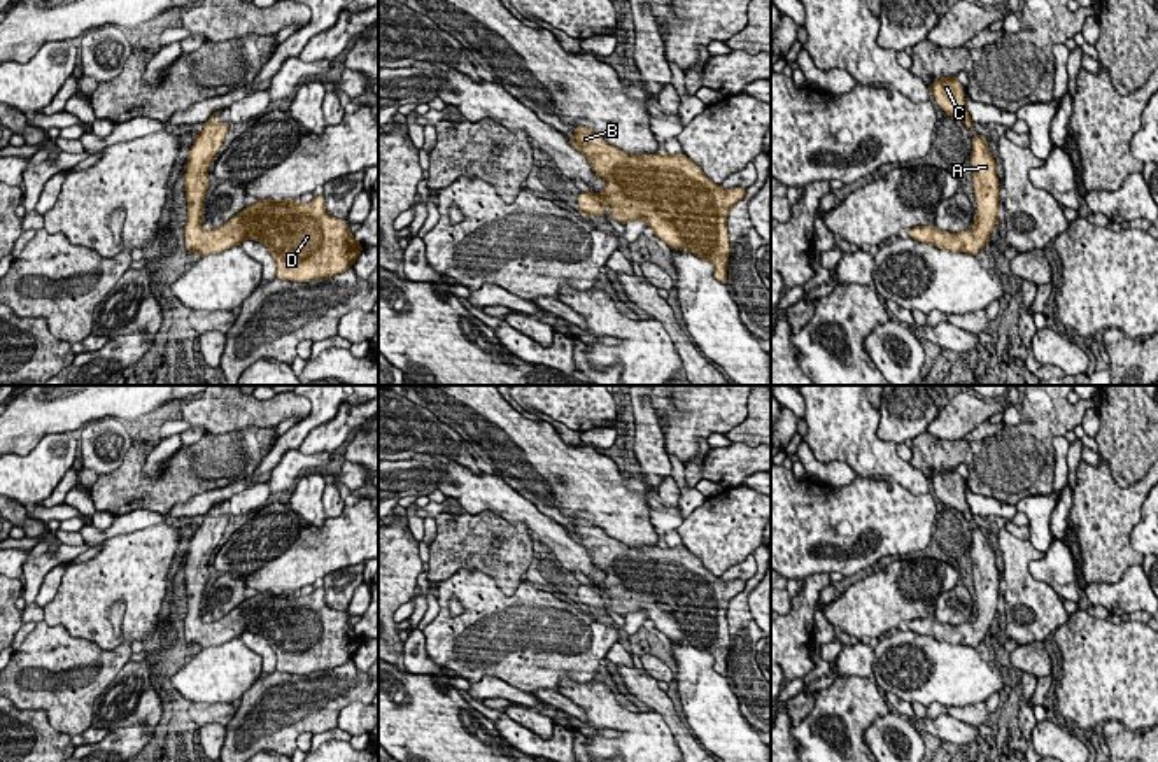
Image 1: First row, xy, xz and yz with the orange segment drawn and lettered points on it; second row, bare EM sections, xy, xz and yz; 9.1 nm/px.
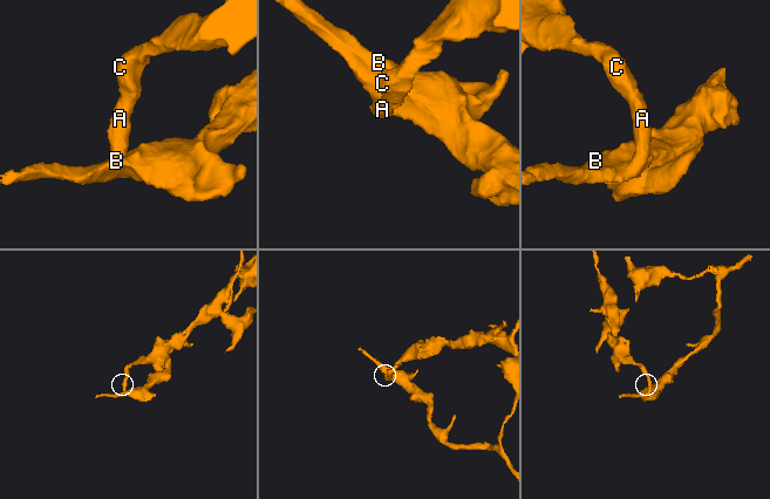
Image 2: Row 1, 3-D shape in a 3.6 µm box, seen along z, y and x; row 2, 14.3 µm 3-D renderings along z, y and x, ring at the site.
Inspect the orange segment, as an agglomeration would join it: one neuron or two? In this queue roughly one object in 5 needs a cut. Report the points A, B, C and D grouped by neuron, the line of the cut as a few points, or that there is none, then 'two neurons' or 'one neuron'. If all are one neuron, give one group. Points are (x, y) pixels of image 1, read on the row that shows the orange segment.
A B C D; no cut; one neuron

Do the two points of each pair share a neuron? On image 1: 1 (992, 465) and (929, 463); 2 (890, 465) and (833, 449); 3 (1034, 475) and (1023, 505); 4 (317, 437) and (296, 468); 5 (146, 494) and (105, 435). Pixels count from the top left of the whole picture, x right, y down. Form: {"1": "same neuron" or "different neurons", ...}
{"1": "same neuron", "2": "same neuron", "3": "different neurons", "4": "different neurons", "5": "different neurons"}

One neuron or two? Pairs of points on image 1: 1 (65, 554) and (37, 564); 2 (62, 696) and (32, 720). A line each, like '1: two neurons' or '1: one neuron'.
1: one neuron
2: two neurons

